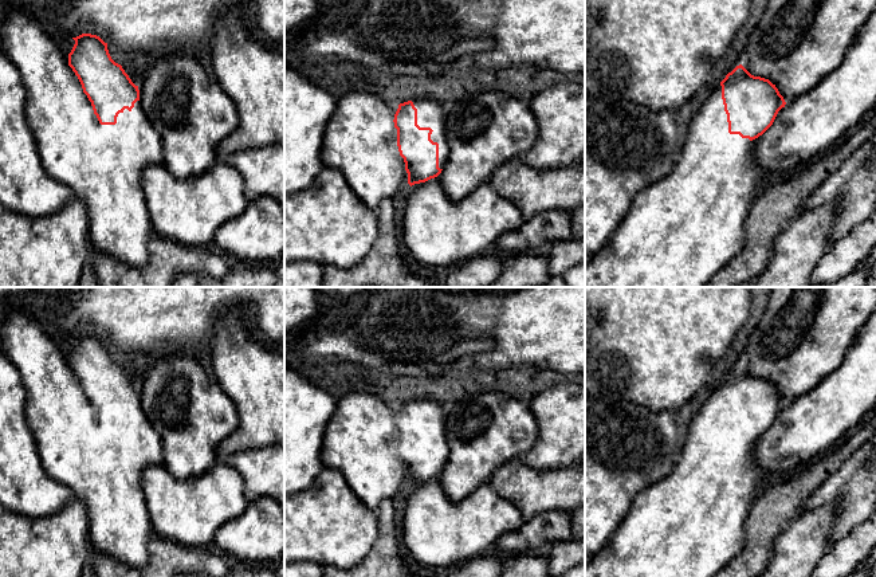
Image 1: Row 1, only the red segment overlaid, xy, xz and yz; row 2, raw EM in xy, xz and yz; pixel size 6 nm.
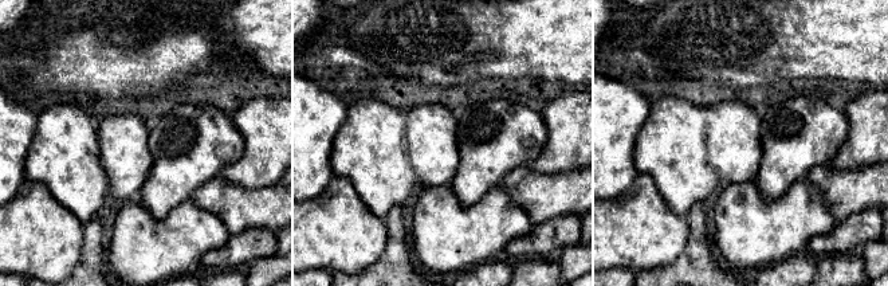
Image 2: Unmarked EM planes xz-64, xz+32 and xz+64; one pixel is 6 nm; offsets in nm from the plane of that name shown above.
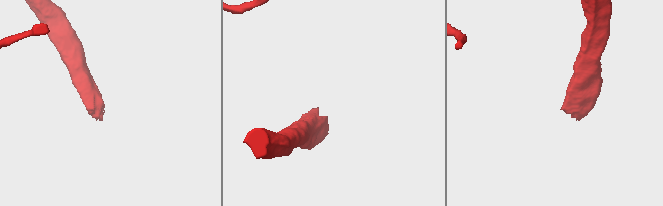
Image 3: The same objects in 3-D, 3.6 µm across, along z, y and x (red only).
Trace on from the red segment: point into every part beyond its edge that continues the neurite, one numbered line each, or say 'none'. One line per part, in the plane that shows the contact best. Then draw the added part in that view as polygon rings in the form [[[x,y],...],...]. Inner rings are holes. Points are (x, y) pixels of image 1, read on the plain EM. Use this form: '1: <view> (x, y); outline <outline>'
1: xy (102, 464); outline [[[7,311],[1,339],[3,352],[17,368],[27,392],[25,416],[42,466],[51,479],[67,486],[87,511],[91,554],[106,556],[129,568],[145,568],[154,533],[142,475],[149,466],[164,464],[164,450],[141,403],[137,401],[130,412],[119,413],[115,425],[101,425],[63,353],[28,311]]]

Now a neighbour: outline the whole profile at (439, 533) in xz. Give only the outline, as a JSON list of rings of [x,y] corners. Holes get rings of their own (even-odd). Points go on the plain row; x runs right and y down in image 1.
[[[439,478],[410,487],[401,525],[404,553],[429,568],[453,568],[470,560],[494,553],[498,539],[516,531],[525,519],[516,506],[502,498],[490,482],[479,486],[459,502],[452,502],[440,486]]]

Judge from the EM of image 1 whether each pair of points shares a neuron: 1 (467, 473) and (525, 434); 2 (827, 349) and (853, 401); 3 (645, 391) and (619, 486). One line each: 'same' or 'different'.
1: same
2: different
3: different

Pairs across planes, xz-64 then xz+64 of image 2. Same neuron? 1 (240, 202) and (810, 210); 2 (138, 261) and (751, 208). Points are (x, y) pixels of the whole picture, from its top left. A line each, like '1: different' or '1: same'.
1: different
2: same

